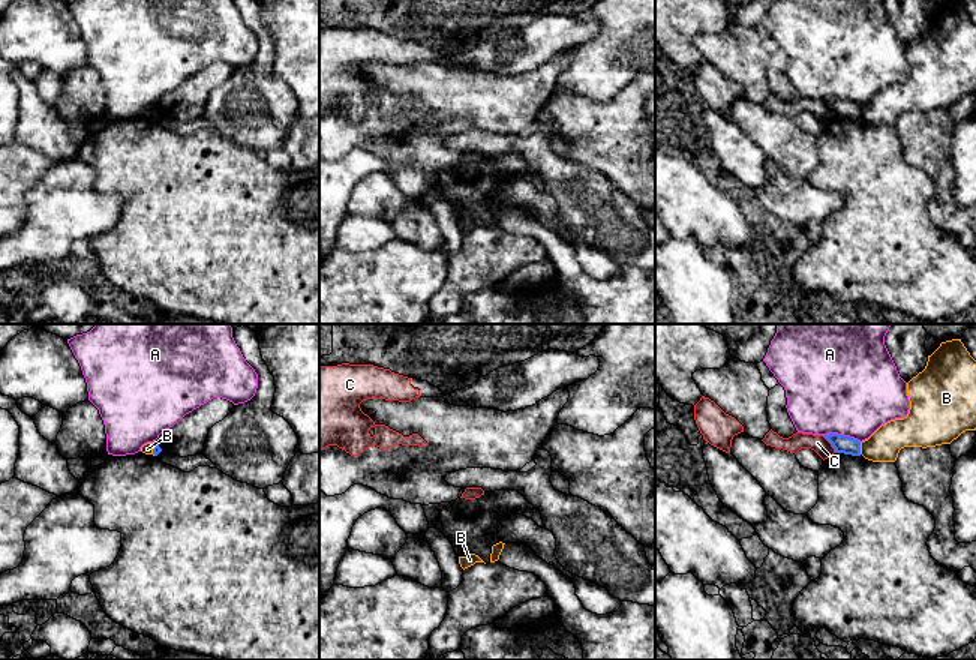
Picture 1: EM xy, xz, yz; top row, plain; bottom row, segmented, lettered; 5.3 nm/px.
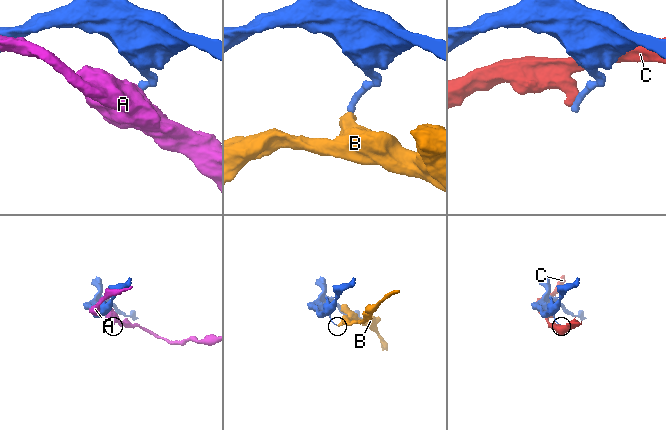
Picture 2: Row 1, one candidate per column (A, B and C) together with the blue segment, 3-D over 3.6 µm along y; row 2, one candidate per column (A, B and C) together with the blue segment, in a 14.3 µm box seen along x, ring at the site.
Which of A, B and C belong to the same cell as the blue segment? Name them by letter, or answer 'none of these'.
none of these

